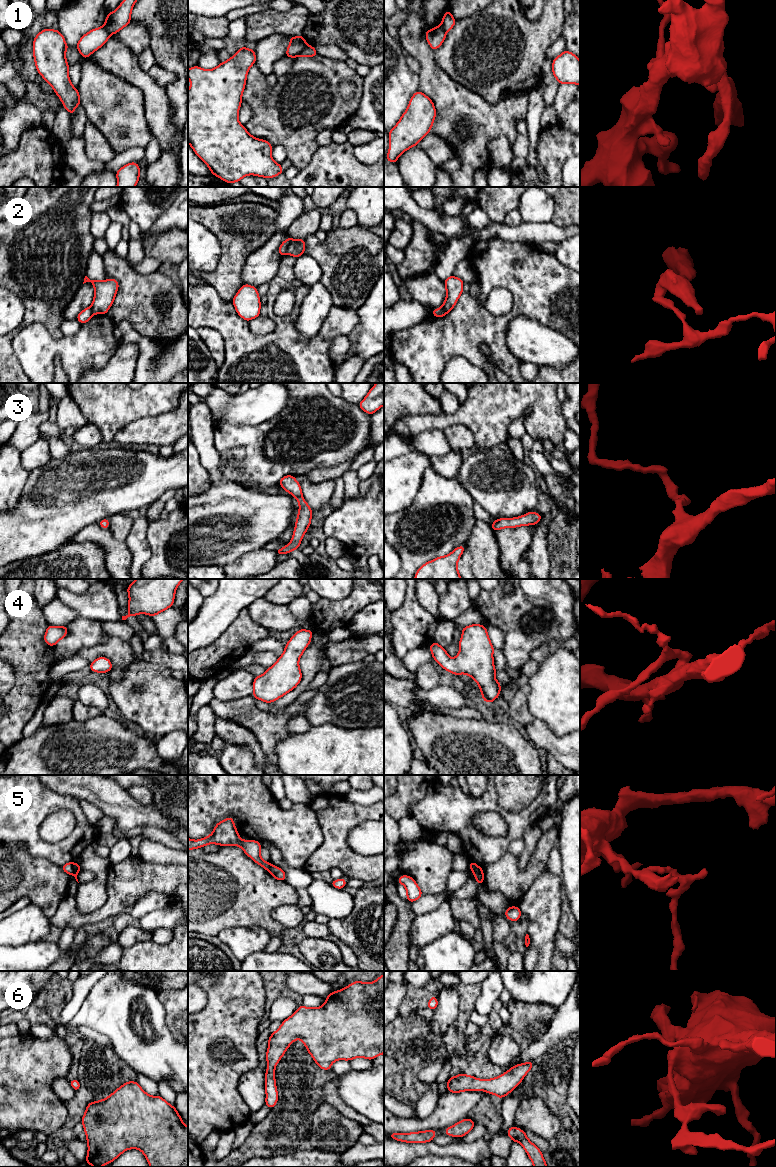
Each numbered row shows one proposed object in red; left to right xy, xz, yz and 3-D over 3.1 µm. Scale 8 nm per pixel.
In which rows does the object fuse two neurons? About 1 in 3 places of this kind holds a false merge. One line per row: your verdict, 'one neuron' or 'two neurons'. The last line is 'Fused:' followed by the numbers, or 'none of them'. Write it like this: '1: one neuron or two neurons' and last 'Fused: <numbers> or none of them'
1: two neurons
2: two neurons
3: one neuron
4: one neuron
5: two neurons
6: one neuron
Fused: 1, 2, 5

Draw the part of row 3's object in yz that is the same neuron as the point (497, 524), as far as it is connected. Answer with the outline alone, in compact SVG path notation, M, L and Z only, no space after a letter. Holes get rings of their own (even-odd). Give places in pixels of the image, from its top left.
M531 511L520 517L495 519L490 527L494 531L497 531L503 528L516 528L520 526L536 525L540 522L541 518L541 514Z

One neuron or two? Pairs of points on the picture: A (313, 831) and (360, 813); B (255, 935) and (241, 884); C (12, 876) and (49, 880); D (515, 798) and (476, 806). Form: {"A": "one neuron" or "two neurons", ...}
{"A": "two neurons", "B": "two neurons", "C": "one neuron", "D": "two neurons"}

